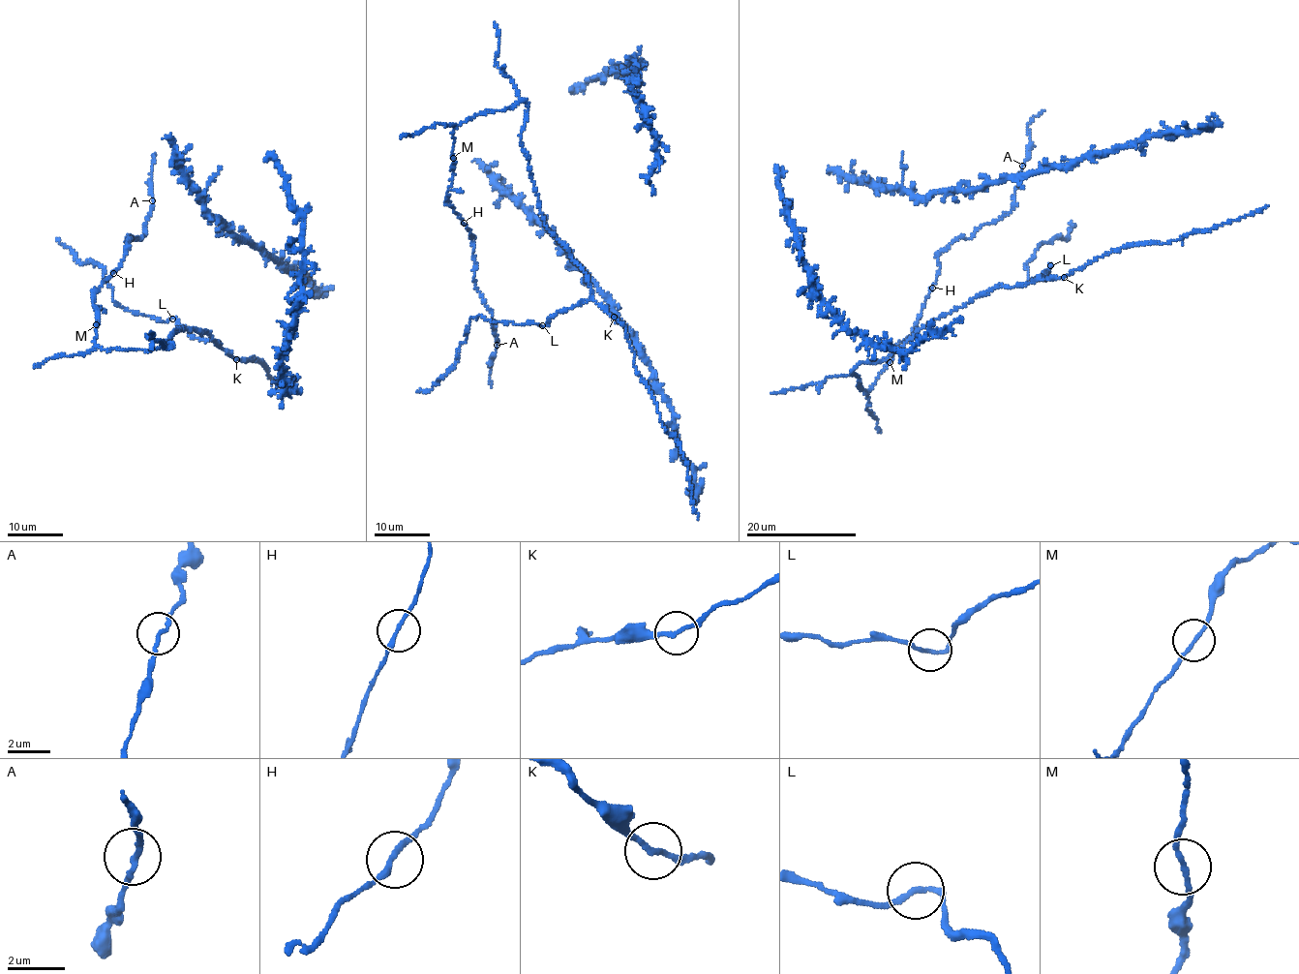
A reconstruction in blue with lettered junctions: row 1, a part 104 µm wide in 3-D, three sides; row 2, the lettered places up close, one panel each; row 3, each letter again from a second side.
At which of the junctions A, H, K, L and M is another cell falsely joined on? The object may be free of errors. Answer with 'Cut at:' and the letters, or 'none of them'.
Cut at: none of them

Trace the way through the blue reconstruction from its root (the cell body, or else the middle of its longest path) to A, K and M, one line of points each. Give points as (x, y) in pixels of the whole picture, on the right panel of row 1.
A: (932, 287), (939, 273), (942, 252), (953, 241), (970, 237), (980, 227), (996, 222), (1011, 210), (1022, 166)
K: (932, 287), (913, 334), (871, 390), (860, 390), (851, 373), (861, 362), (884, 361), (974, 297), (1064, 277)
M: (932, 287), (913, 334), (896, 346), (890, 362)

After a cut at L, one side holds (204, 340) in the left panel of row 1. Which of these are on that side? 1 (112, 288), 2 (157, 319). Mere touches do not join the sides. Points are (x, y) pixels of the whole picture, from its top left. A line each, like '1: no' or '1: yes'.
1: no
2: no

